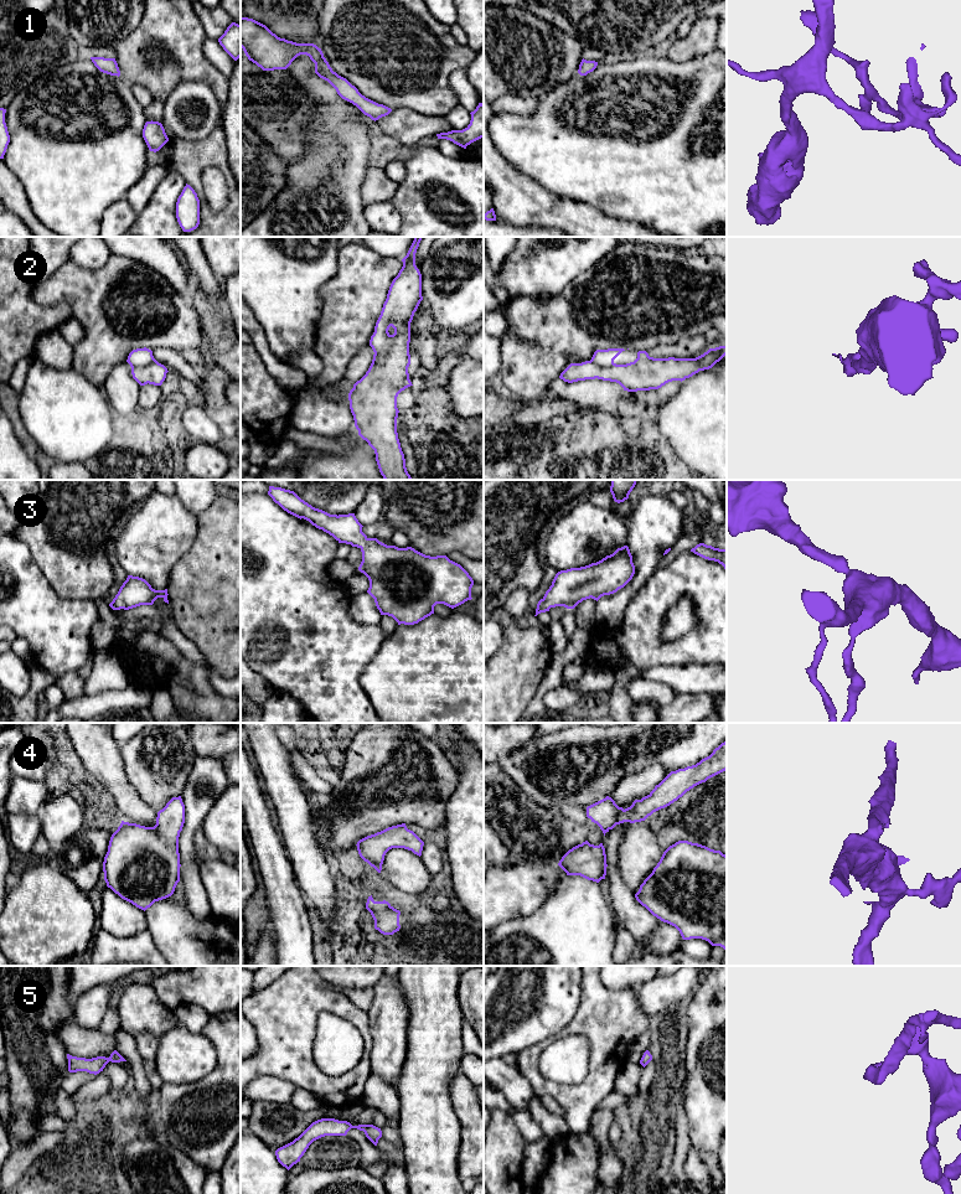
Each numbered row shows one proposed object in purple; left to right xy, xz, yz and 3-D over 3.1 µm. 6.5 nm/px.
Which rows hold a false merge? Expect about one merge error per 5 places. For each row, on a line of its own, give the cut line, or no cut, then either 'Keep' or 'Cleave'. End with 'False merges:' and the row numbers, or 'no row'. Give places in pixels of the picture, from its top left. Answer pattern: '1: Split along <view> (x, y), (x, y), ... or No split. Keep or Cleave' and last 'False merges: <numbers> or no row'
1: No split. Keep
2: No split. Keep
3: No split. Keep
4: No split. Keep
5: No split. Keep
False merges: no row

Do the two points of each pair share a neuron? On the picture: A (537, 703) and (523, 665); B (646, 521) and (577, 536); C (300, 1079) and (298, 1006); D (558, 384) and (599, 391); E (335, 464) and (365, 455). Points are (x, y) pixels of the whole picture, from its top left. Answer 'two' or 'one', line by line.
A: two
B: two
C: one
D: one
E: one

